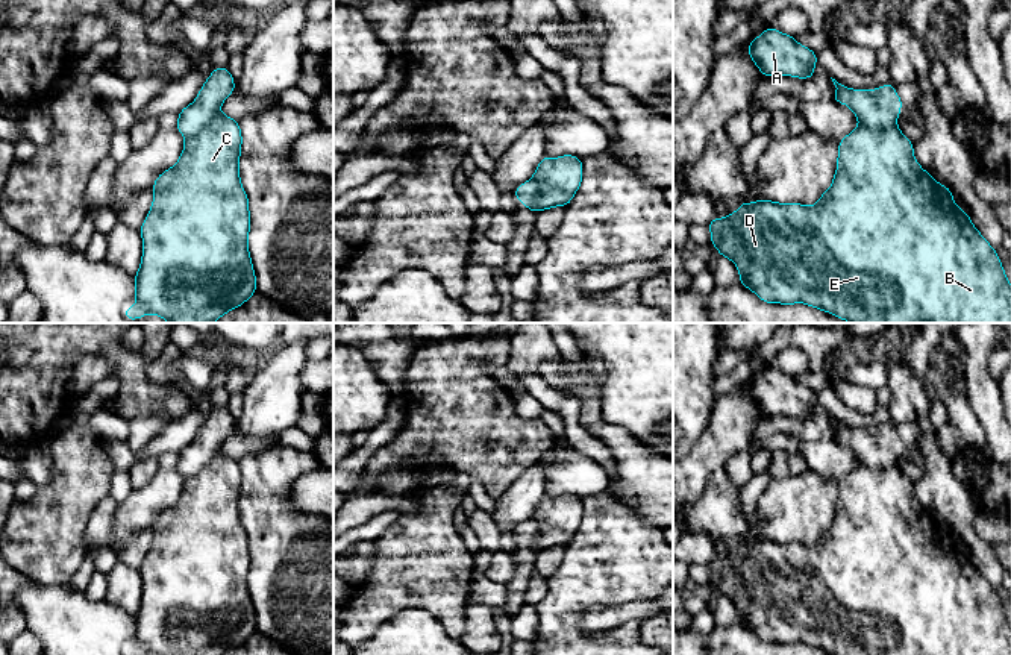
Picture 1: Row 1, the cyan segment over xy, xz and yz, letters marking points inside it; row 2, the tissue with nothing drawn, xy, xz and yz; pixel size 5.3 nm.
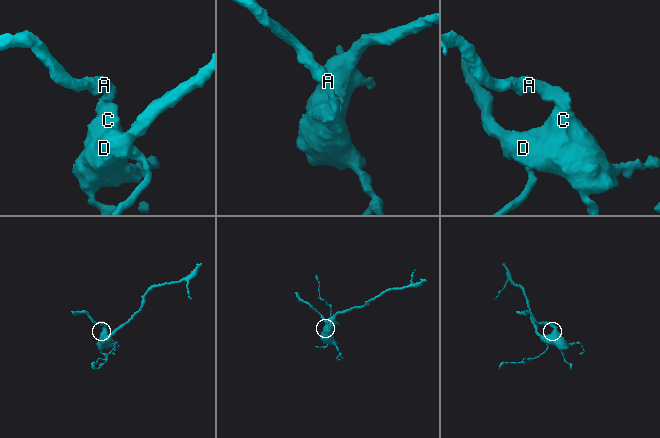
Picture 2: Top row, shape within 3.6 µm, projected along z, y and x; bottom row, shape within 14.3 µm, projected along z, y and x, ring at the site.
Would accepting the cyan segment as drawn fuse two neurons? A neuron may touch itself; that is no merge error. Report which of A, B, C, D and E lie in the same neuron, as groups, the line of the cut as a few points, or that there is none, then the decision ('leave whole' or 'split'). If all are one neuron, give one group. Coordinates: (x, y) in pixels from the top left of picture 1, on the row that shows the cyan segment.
A / B C D E; cut in xy along (219, 111), (205, 126), (185, 140); split

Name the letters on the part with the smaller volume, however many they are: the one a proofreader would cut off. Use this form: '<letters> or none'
A

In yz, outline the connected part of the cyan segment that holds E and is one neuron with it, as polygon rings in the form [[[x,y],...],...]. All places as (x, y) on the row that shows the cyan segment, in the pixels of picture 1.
[[[859,124],[838,143],[837,171],[831,188],[822,194],[814,206],[764,199],[750,205],[743,200],[735,212],[709,221],[711,246],[718,250],[720,256],[729,258],[737,265],[740,284],[765,303],[805,303],[850,323],[1011,323],[1011,285],[994,247],[973,226],[969,212],[956,206],[952,191],[920,167],[914,158],[912,146],[896,126],[887,124],[873,130]]]

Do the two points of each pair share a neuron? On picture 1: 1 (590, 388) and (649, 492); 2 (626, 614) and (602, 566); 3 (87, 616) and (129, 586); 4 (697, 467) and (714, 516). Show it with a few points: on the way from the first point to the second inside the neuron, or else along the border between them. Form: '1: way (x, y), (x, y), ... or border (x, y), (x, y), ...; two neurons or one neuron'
1: way (590, 414), (637, 466); one neuron
2: border (657, 596), (616, 604), (593, 604), (587, 611); two neurons
3: border (103, 599), (132, 616); two neurons
4: border (723, 467), (713, 473), (705, 490), (688, 507); two neurons

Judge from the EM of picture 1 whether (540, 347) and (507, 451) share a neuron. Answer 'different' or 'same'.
different

